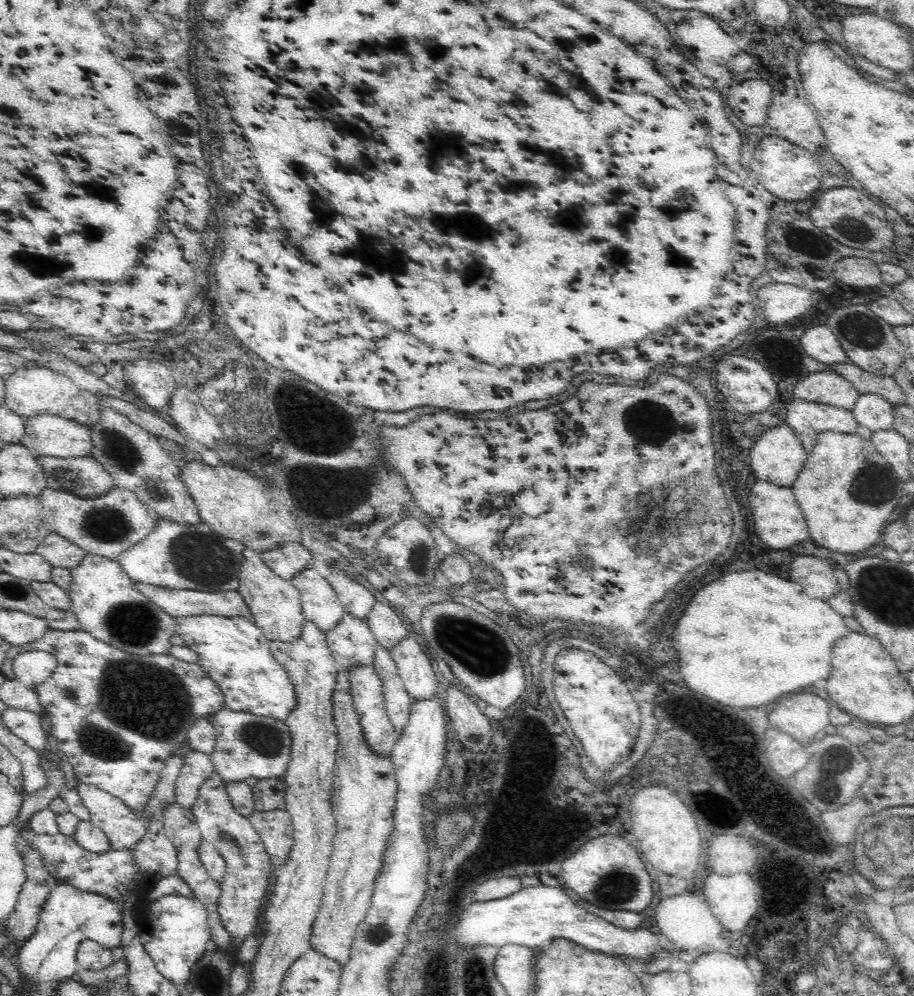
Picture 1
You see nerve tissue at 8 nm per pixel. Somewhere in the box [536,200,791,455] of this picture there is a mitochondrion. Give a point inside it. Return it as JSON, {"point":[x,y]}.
{"point":[653,428]}

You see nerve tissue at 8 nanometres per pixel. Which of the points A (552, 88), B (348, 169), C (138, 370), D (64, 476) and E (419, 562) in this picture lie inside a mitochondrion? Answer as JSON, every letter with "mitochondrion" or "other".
{"A":"other","B":"other","C":"other","D":"mitochondrion","E":"mitochondrion"}

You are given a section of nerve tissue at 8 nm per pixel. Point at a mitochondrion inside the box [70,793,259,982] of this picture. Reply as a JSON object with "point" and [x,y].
{"point":[232,841]}

